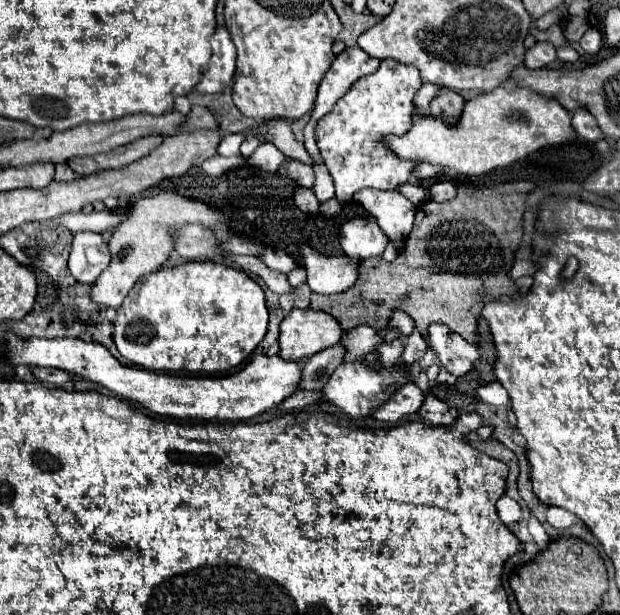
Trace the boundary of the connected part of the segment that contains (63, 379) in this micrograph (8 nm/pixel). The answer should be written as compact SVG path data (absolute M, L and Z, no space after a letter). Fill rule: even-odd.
M32 368L34 376L42 384L50 384L54 388L66 388L66 384L72 380L70 374L62 374L62 370L42 370L42 368Z

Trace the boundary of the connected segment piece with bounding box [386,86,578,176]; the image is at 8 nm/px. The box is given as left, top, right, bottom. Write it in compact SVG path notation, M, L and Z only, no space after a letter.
M500 86L466 102L456 126L448 128L432 116L418 114L414 116L414 126L408 134L390 136L386 138L386 144L404 160L430 162L442 168L454 168L458 174L480 176L526 158L540 148L574 142L576 138L578 134L572 128L572 114L554 98L546 98L530 88L506 90Z

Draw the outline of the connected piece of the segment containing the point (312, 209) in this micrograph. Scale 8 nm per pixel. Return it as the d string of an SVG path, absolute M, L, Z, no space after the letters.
M299 187L293 196L295 206L298 206L302 212L310 212L310 214L318 214L318 200L314 196L314 192L310 188Z

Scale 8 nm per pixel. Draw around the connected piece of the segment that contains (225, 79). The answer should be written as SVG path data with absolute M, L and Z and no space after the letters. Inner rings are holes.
M218 28L210 42L212 42L210 66L200 84L196 86L196 90L202 94L220 94L232 84L236 70L236 50L226 28Z

